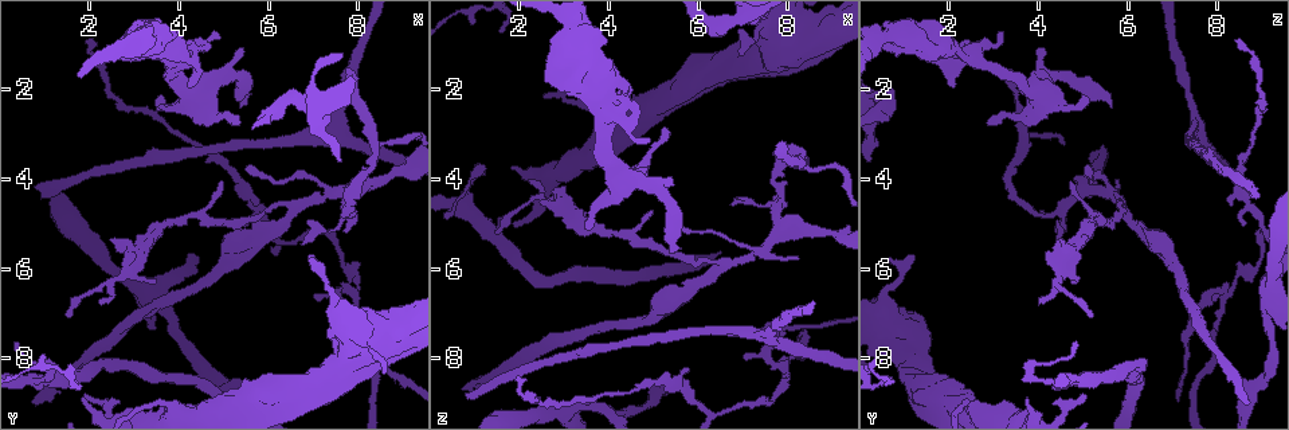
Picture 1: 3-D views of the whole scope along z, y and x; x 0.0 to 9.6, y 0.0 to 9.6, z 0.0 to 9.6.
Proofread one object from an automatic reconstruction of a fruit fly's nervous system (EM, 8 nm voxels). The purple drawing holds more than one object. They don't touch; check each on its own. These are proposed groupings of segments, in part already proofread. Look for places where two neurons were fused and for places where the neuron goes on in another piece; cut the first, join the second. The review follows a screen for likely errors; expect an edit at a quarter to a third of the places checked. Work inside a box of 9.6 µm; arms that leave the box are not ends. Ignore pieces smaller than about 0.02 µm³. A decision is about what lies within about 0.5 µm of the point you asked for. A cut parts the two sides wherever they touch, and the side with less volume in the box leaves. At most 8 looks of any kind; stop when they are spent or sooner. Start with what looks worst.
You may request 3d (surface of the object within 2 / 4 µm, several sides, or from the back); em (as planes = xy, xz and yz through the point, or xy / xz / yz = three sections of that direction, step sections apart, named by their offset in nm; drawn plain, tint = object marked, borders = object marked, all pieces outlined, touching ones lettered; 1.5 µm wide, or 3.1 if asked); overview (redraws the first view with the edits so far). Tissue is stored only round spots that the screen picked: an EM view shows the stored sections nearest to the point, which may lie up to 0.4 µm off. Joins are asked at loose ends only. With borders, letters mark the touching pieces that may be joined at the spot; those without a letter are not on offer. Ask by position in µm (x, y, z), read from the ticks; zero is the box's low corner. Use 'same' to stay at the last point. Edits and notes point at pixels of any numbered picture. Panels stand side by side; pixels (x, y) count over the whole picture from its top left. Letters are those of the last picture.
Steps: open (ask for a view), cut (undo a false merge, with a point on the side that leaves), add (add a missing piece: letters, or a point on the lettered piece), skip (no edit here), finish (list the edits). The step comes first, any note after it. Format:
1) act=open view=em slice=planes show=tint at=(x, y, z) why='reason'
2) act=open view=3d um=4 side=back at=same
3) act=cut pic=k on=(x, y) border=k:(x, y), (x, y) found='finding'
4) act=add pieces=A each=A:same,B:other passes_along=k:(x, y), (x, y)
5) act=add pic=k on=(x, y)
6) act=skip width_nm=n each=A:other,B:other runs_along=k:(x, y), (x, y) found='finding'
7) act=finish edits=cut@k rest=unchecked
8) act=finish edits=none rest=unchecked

act=open view=em slice=xz step=8 show=borders at=(0.80, 4.15, 8.80) why='an open end'

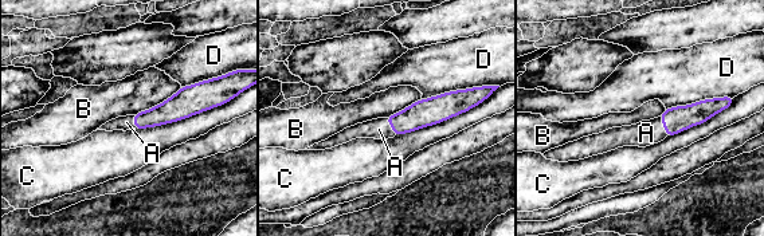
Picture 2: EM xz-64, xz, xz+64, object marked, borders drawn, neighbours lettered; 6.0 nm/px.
act=add pieces=A width_nm=110 each=A:same,B:other,C:other,D:other passes_along=2:(676, 120), (663, 125), (646, 133) found='the neuron continues'

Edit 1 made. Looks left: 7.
act=open view=overview why='redraw'

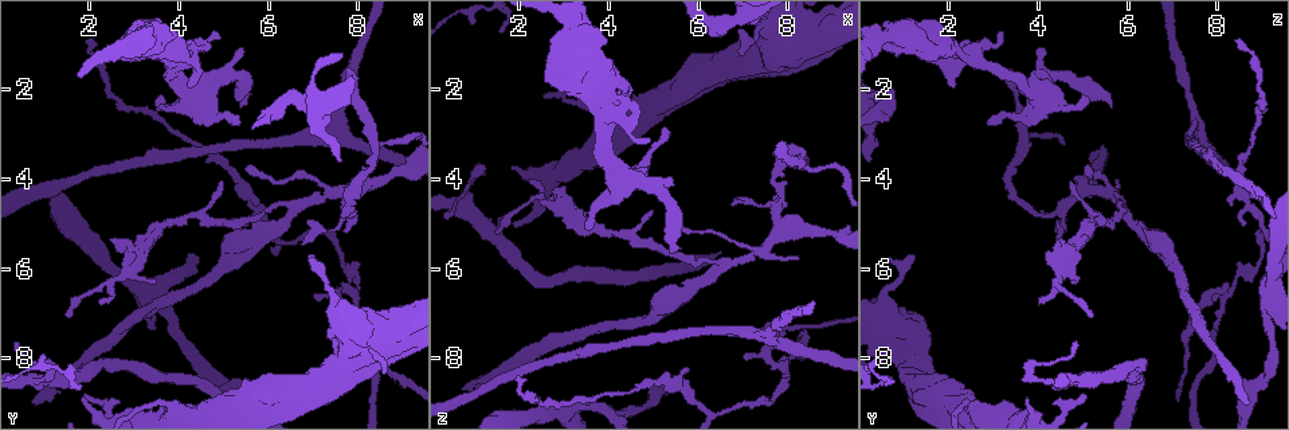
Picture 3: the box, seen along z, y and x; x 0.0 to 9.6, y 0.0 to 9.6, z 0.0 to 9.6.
act=open view=3d um=2 at=(5.30, 2.35, 5.70) why='an open end'

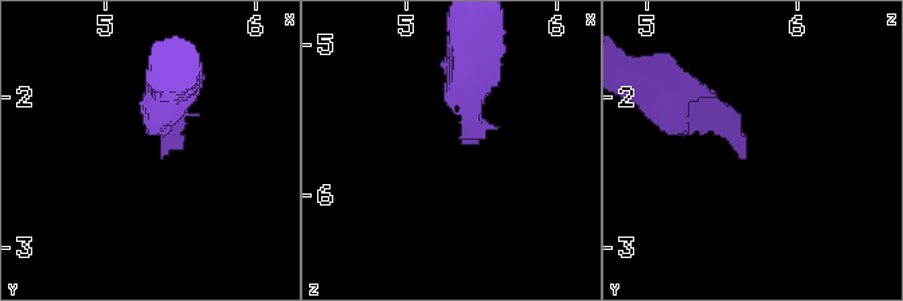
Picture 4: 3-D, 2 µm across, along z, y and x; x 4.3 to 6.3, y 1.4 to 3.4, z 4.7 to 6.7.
act=open view=em slice=planes show=borders at=(5.36, 2.36, 5.62)

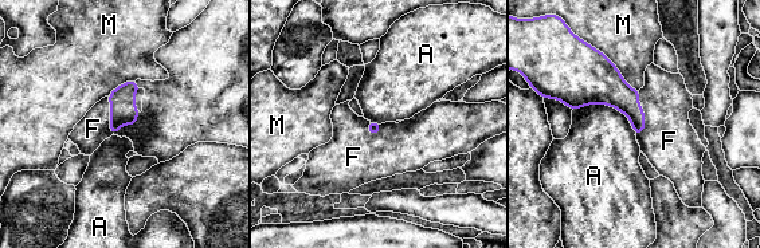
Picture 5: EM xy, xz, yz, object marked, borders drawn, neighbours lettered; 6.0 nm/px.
act=add pieces=F longest_contact=M:400nm each=A:other,F:same,M:other found='it goes on there'

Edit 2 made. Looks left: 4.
act=open view=overview

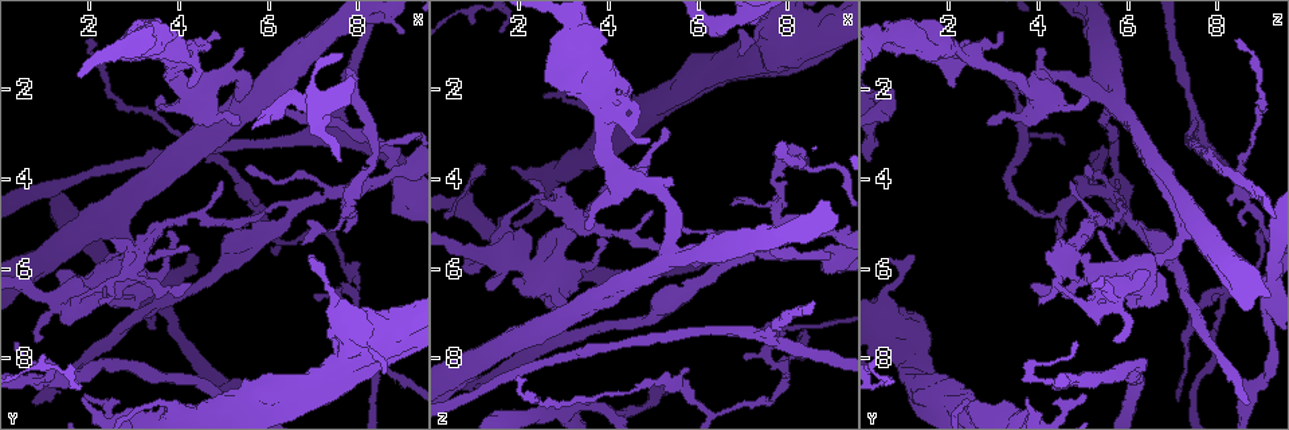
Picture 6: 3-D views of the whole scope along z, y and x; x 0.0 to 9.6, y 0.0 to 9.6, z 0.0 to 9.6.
act=open view=em slice=planes show=plain at=(0.70, 9.00, 8.65)

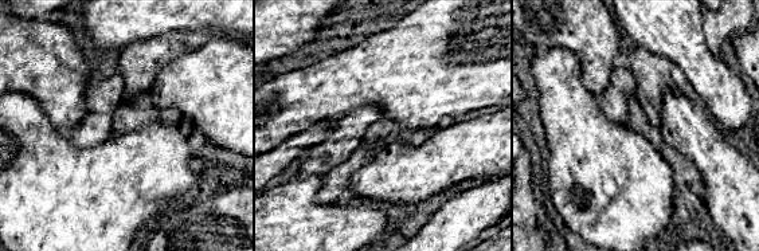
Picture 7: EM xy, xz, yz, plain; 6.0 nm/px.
act=open view=em slice=planes show=tint at=same why='with the object marked'

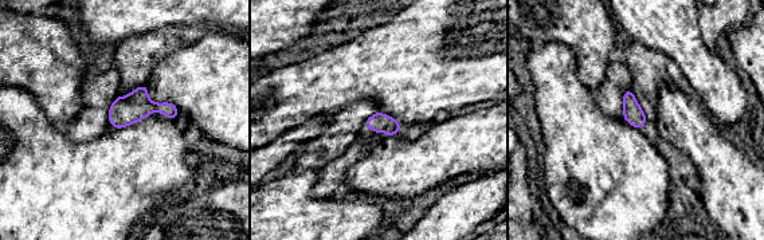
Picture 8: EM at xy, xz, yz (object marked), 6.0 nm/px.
act=open view=em slice=planes show=borders at=same why='see the neighbours'

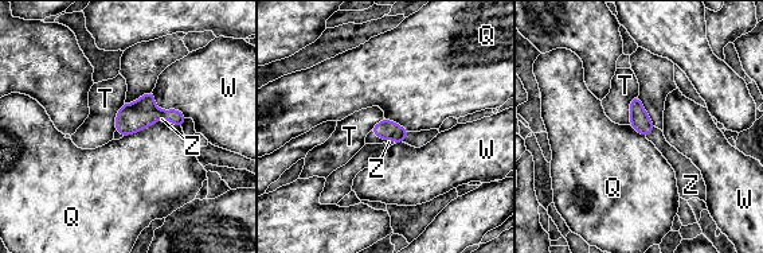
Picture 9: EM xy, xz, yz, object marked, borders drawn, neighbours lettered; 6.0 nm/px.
act=add pieces=Z each=Q:other,T:other,W:other,Z:same passes_along=9:(384, 129), (383, 139), (371, 137) found='it goes on there'

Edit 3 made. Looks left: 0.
act=finish edits=add@2,add@5,add@9 rest=unchecked

